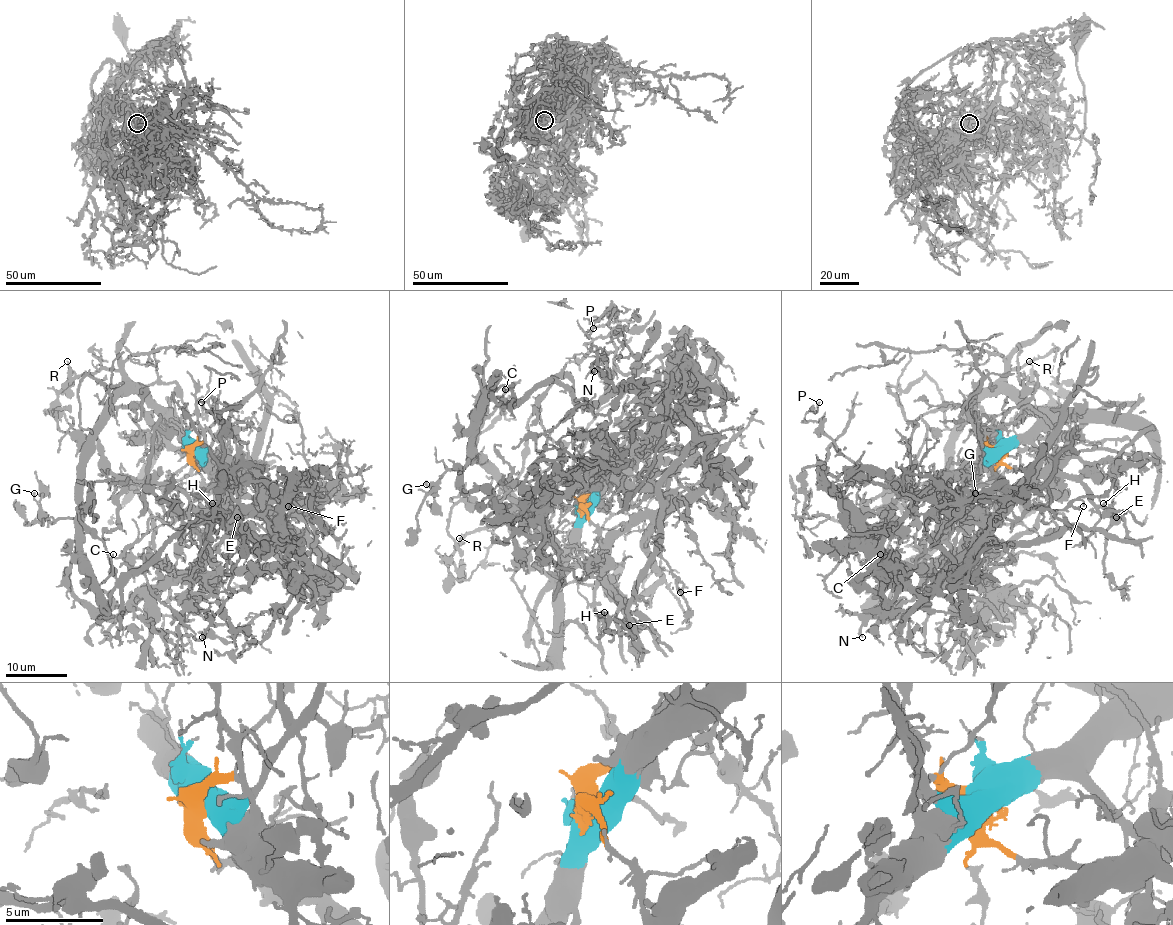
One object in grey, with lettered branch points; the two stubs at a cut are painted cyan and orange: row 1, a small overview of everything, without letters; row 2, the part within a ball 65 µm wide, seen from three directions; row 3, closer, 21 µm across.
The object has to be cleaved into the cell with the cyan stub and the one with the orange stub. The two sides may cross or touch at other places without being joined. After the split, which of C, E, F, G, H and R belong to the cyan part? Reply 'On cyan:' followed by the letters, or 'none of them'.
On cyan: C, G, R

